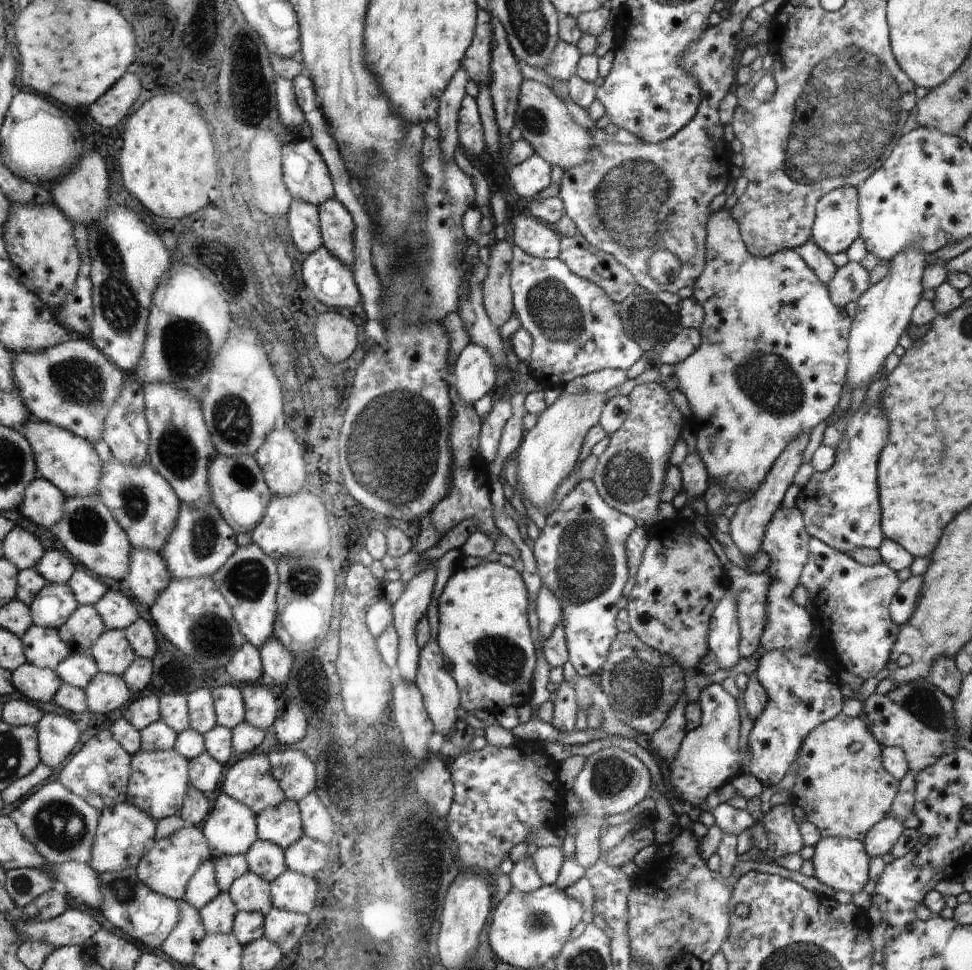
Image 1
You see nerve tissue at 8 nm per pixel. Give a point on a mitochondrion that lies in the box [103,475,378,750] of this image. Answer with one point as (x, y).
(211, 636)

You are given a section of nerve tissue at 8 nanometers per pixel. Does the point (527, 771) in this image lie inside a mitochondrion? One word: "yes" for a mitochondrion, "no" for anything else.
no

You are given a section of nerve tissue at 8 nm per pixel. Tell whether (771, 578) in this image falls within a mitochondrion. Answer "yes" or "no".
no

